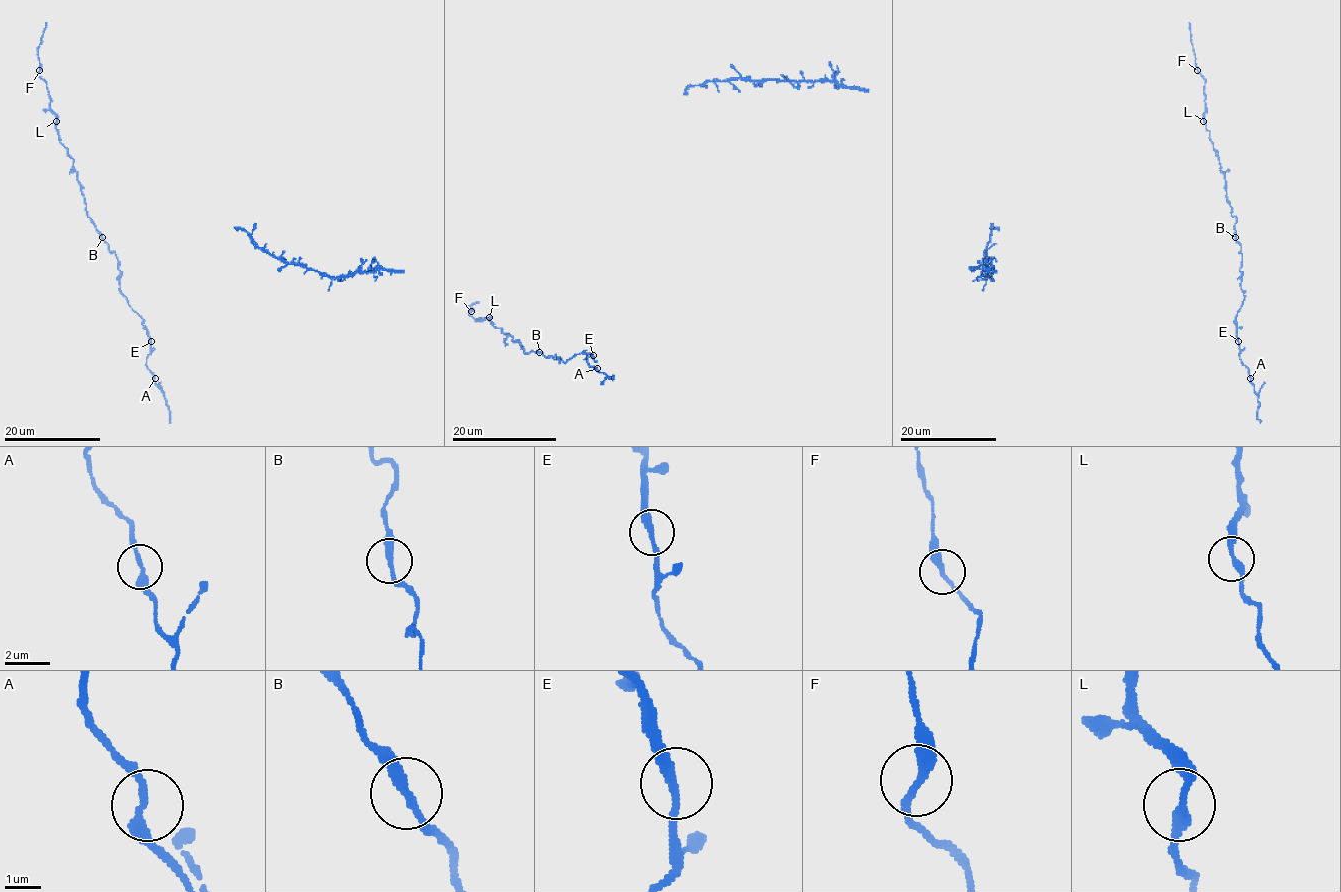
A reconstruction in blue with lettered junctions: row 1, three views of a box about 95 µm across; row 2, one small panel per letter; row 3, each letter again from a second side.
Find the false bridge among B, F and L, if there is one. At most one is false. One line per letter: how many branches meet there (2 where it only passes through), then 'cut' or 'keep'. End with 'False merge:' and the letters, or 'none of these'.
B: branches 2; keep
F: branches 2; keep
L: branches 2; keep
False merge: none of these

